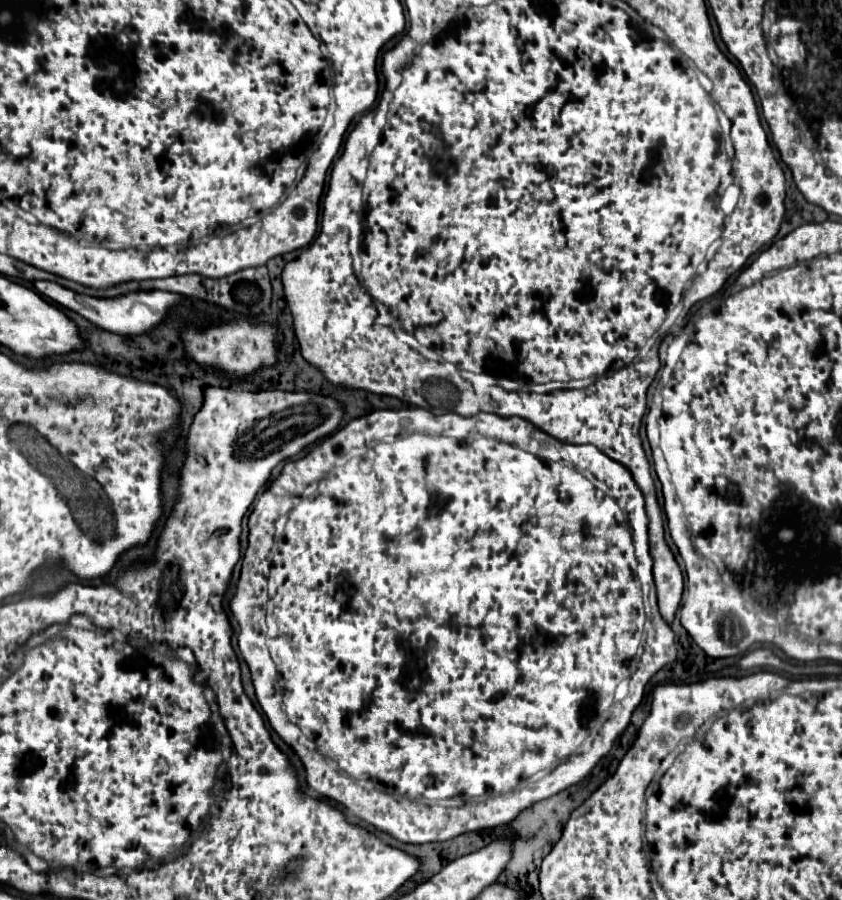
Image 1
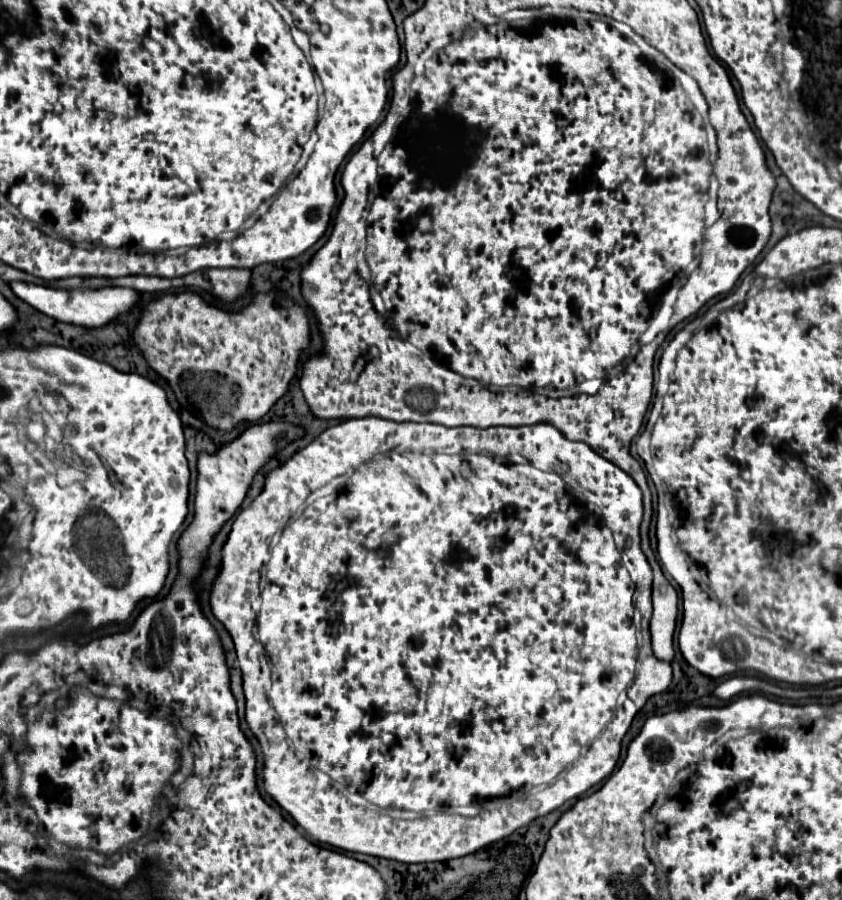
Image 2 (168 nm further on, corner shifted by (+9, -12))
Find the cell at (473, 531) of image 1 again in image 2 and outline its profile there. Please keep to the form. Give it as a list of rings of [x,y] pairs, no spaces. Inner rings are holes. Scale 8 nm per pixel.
[[[366,417],[366,419],[348,419],[340,425],[328,427],[324,433],[320,433],[318,439],[314,439],[308,447],[301,449],[288,449],[286,447],[279,455],[282,457],[282,467],[274,469],[270,475],[262,475],[262,481],[266,485],[262,485],[264,491],[258,497],[248,497],[244,500],[242,511],[228,521],[216,535],[209,549],[208,559],[203,569],[201,579],[203,583],[202,601],[206,601],[208,609],[200,605],[204,615],[206,611],[214,613],[214,617],[218,621],[222,621],[222,625],[228,629],[232,641],[234,641],[234,649],[236,649],[236,659],[238,659],[238,667],[242,671],[242,681],[244,681],[244,693],[242,689],[242,681],[230,682],[230,689],[237,703],[237,713],[240,720],[242,731],[248,737],[250,743],[254,747],[256,753],[257,766],[256,774],[262,774],[264,763],[264,787],[268,791],[268,795],[272,795],[272,799],[292,815],[292,819],[304,827],[314,841],[318,843],[328,843],[334,847],[340,847],[344,851],[352,851],[352,853],[366,853],[366,855],[374,855],[374,857],[384,857],[384,859],[394,859],[394,861],[402,861],[402,863],[426,863],[426,861],[446,861],[446,859],[454,859],[454,857],[464,857],[468,853],[474,853],[494,841],[500,841],[508,835],[512,835],[516,829],[528,825],[530,821],[534,821],[536,817],[548,815],[550,811],[558,809],[562,803],[566,803],[568,799],[578,797],[580,793],[588,791],[592,785],[600,783],[604,777],[608,777],[618,759],[620,759],[620,741],[624,737],[624,733],[628,731],[634,715],[644,707],[646,699],[650,695],[656,695],[660,691],[666,691],[670,681],[672,681],[672,667],[670,663],[654,657],[651,646],[651,635],[649,630],[650,620],[652,616],[652,569],[644,557],[644,553],[640,551],[640,521],[642,521],[642,491],[638,489],[638,485],[632,481],[632,477],[628,473],[624,473],[622,469],[618,469],[616,465],[612,465],[610,461],[602,459],[600,455],[596,455],[588,445],[580,443],[580,441],[568,441],[558,429],[554,429],[552,425],[546,423],[538,423],[538,425],[530,425],[530,427],[490,427],[490,429],[474,429],[470,426],[461,426],[448,428],[439,424],[432,423],[415,423],[380,419],[380,417]],[[372,445],[372,447],[370,447]],[[378,445],[378,447],[376,447]],[[382,445],[382,447],[380,447]],[[394,449],[400,450],[391,451]],[[298,452],[298,453],[296,453]],[[386,452],[386,453],[385,453]],[[296,453],[296,455],[294,455]],[[380,453],[380,455],[377,455]],[[294,455],[294,457],[292,457]],[[291,458],[290,461],[287,461]],[[366,461],[366,463],[364,463]],[[514,461],[514,463],[512,463]],[[286,462],[286,463],[285,463]],[[532,463],[532,465],[530,465]],[[358,465],[358,467],[356,467]],[[554,465],[554,467],[552,467]],[[561,466],[561,467],[560,467]],[[563,466],[563,467],[562,467]],[[566,466],[566,467],[564,467]],[[568,466],[568,469],[567,469]],[[561,468],[561,469],[560,469]],[[490,479],[496,479],[490,483]],[[256,498],[256,499],[255,499]],[[498,499],[498,501],[496,501]],[[254,501],[254,503],[252,503]],[[251,504],[252,505],[249,505]],[[522,505],[522,507],[520,507]],[[248,506],[248,507],[246,507]],[[612,525],[612,529],[608,527]],[[232,528],[232,533],[230,533]],[[230,533],[230,535],[228,535]],[[614,533],[614,537],[612,537]],[[228,537],[228,541],[227,540]],[[554,539],[554,541],[552,541]],[[226,542],[226,545],[224,545]],[[224,545],[224,549],[222,549]],[[558,547],[558,549],[556,549]],[[554,551],[554,553],[552,553]],[[221,555],[224,555],[222,559]],[[270,559],[270,561],[268,561]],[[222,564],[222,571],[220,571]],[[628,569],[628,571],[626,571]],[[220,571],[220,575],[216,577],[214,585],[212,582]],[[602,581],[602,585],[600,585]],[[580,583],[580,585],[578,585]],[[266,584],[266,587],[265,587]],[[212,586],[212,595],[210,590]],[[264,588],[264,589],[263,589]],[[262,592],[262,605],[261,605]],[[212,605],[212,612],[209,606]],[[304,605],[304,609],[302,609]],[[260,611],[260,613],[258,613]],[[258,613],[258,615],[256,615]],[[257,628],[256,633],[254,629]],[[257,639],[257,641],[256,641]],[[258,641],[261,645],[258,645]],[[288,683],[288,685],[284,685]],[[246,695],[246,722],[245,722],[245,697]],[[272,697],[272,699],[270,699]],[[290,697],[290,699],[288,699]],[[276,709],[276,711],[274,711]],[[276,713],[280,717],[280,721],[276,721]],[[248,723],[248,726],[247,724]],[[318,725],[318,727],[316,727]],[[248,729],[252,729],[251,733]],[[262,747],[262,753],[261,748]],[[264,755],[264,761],[263,761]],[[516,791],[519,795],[526,794],[524,799],[516,799]],[[511,793],[513,796],[511,798]],[[454,813],[459,815],[454,815]],[[465,816],[465,817],[464,817]]]

